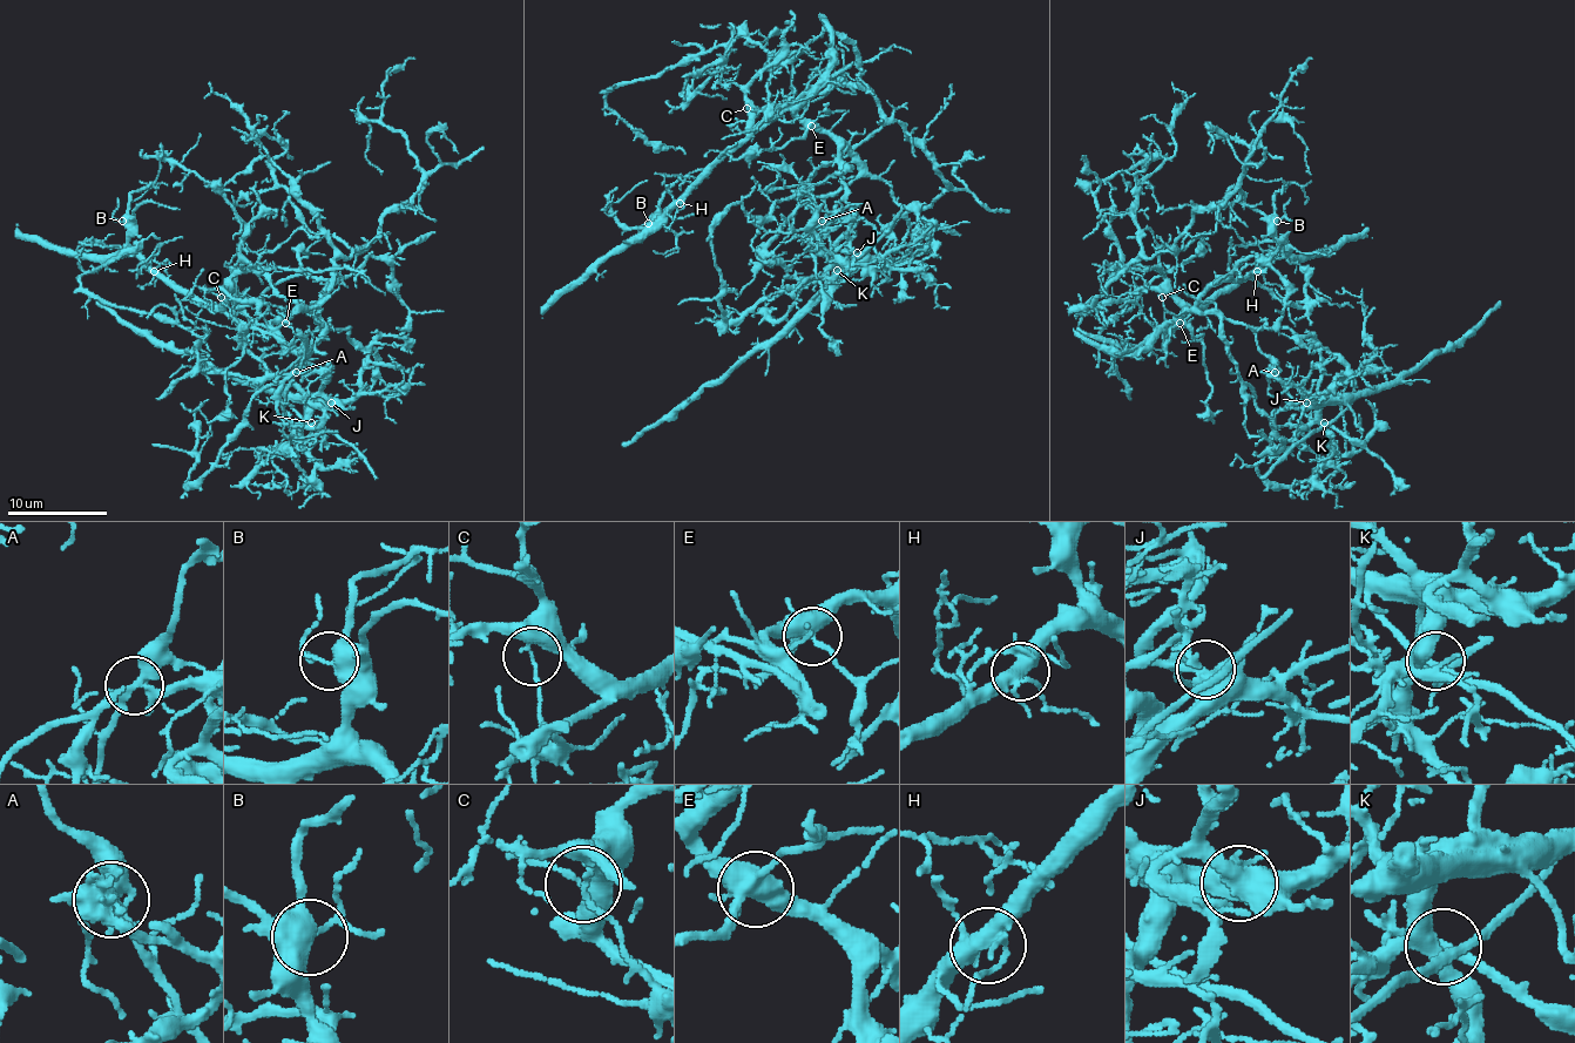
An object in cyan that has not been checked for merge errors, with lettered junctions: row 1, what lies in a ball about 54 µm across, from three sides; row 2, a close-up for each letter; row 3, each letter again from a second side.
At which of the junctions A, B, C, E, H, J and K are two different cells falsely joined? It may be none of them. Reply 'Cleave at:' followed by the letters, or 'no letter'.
Cleave at: A, C

